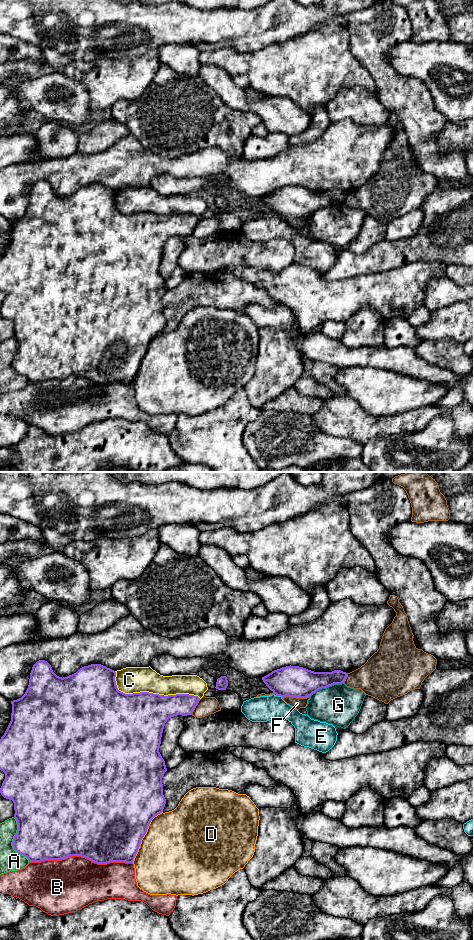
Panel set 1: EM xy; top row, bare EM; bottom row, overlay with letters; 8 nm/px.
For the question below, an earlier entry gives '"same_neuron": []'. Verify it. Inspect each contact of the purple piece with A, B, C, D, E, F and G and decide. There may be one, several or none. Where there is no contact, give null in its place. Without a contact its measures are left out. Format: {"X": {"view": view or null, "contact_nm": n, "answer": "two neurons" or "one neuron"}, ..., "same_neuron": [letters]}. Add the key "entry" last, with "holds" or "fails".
{"A": {"view": "xy", "contact_nm": 380, "answer": "two neurons"}, "B": {"view": "xy", "contact_nm": 850, "answer": "two neurons"}, "C": {"view": "xy", "contact_nm": 750, "answer": "two neurons"}, "D": {"view": "xy", "contact_nm": 480, "answer": "two neurons"}, "E": {"view": "xy", "contact_nm": 50, "answer": "two neurons"}, "F": {"view": "xy", "contact_nm": 220, "answer": "two neurons"}, "G": {"view": "xy", "contact_nm": 300, "answer": "two neurons"}, "same_neuron": [], "entry": "holds"}

